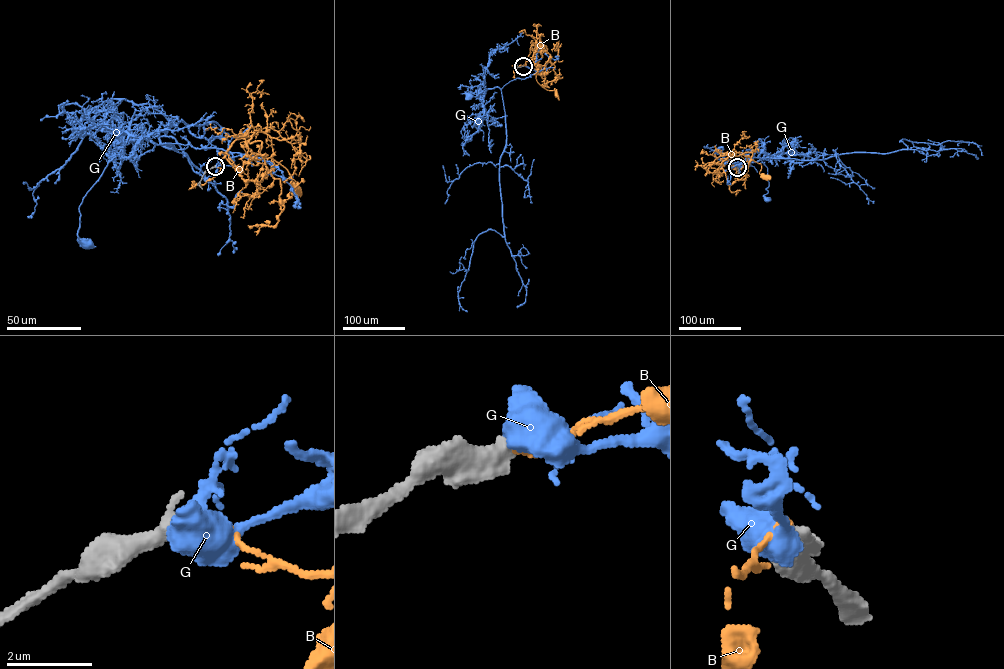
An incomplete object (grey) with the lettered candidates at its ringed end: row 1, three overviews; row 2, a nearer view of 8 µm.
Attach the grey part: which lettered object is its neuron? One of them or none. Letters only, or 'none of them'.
none of them

